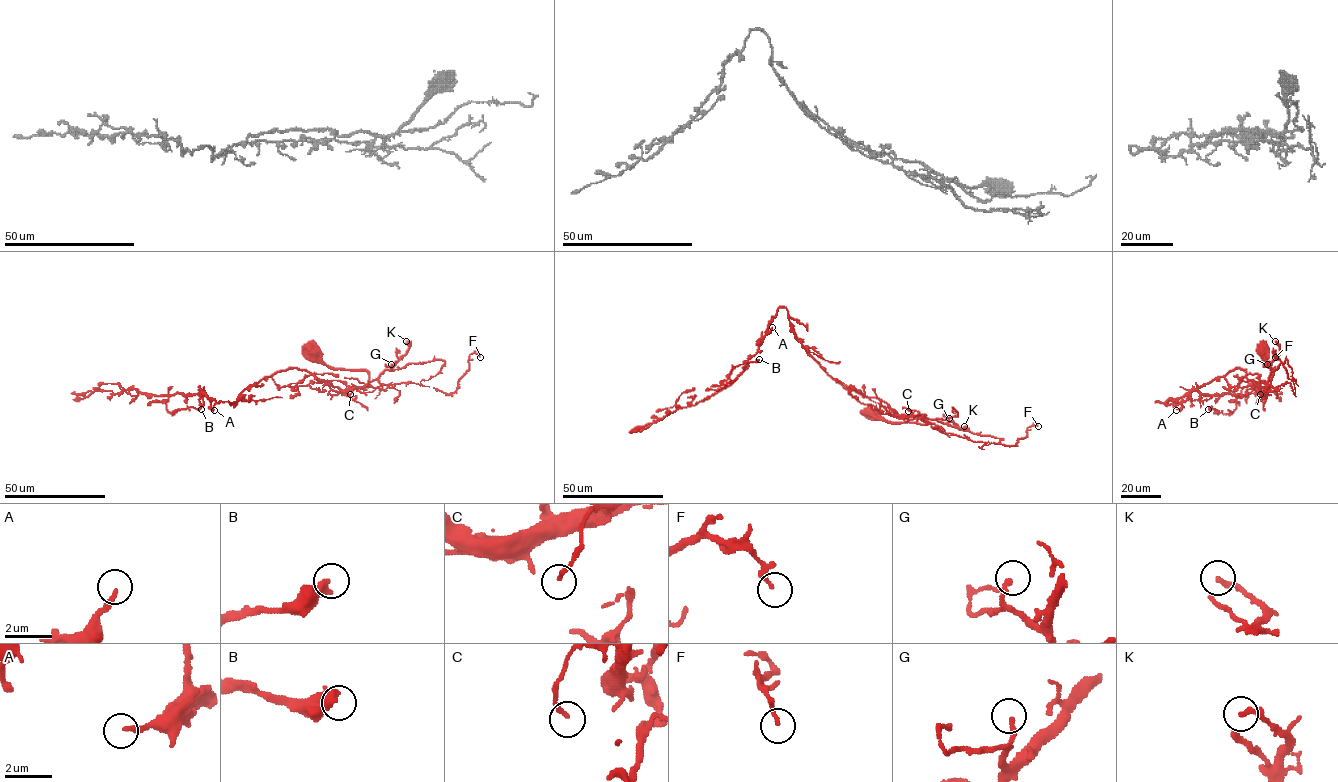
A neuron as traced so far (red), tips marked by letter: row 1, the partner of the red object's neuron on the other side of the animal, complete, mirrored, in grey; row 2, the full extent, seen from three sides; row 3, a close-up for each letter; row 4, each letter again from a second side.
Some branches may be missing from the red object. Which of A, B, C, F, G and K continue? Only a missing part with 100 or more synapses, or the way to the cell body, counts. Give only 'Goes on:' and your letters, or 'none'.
Goes on: none

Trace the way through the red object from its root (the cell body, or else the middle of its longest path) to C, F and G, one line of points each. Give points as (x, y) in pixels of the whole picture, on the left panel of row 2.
C: (311, 349), (324, 364), (334, 368), (362, 369), (368, 373), (368, 383), (363, 387), (354, 388), (350, 394)
F: (311, 349), (334, 368), (365, 370), (373, 387), (413, 382), (448, 394), (468, 369), (470, 355), (480, 357)
G: (311, 349), (324, 364), (334, 368), (365, 370), (368, 383), (362, 387), (389, 370), (391, 364)

